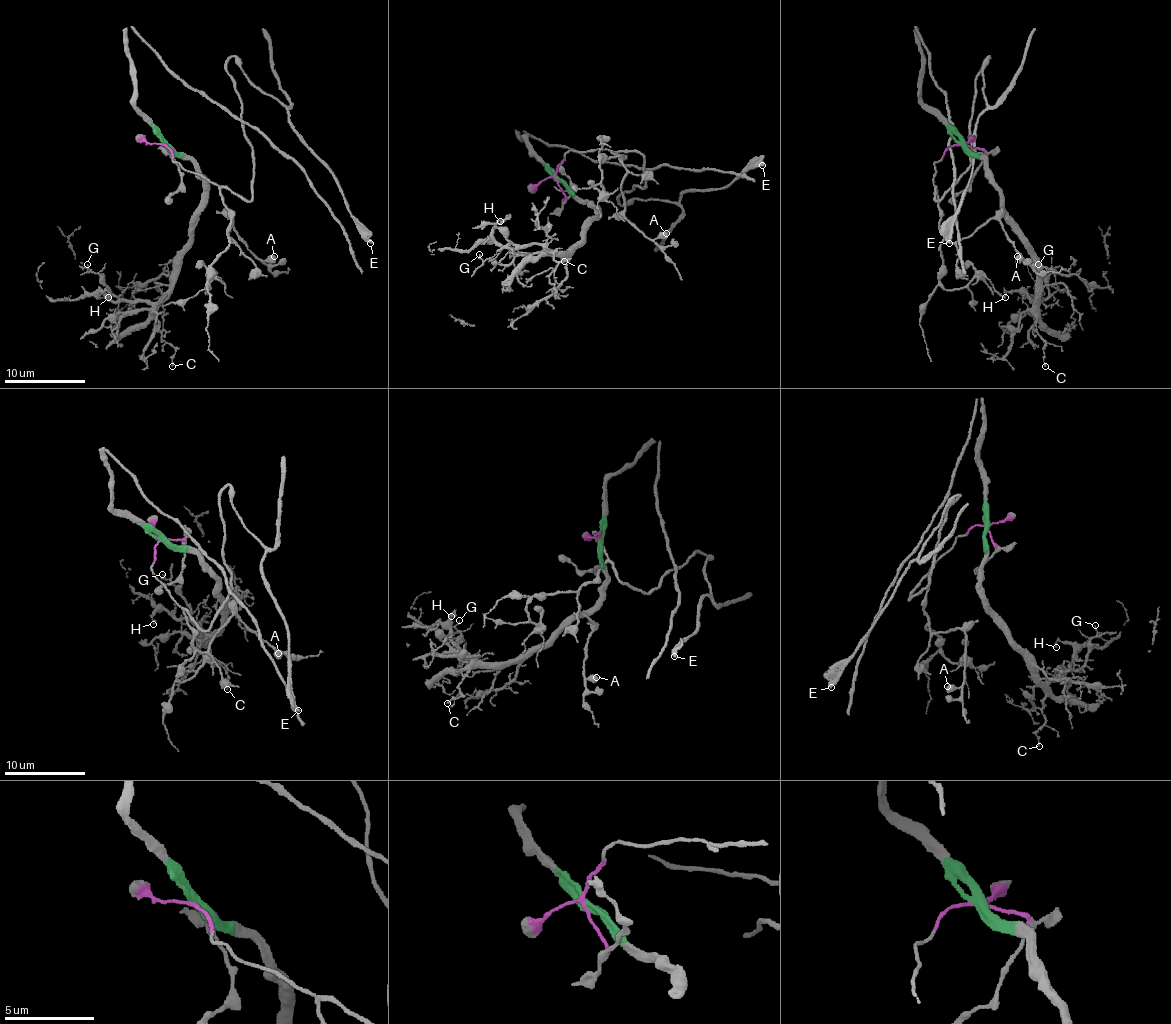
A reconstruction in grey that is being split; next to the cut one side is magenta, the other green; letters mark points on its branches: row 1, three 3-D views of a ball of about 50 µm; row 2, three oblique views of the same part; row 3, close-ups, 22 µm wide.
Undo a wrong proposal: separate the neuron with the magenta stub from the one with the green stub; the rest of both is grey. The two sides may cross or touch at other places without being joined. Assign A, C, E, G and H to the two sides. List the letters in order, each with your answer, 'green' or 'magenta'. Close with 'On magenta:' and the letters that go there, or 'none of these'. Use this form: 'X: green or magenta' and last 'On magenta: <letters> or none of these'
A: magenta
C: green
E: magenta
G: green
H: green
On magenta: A, E

